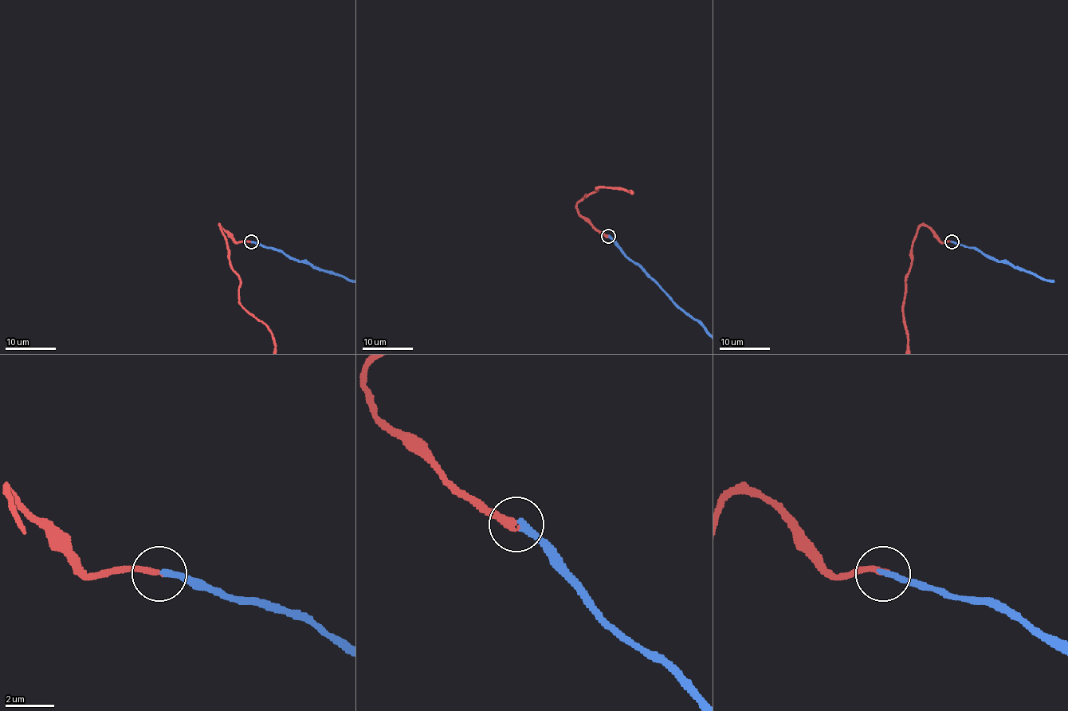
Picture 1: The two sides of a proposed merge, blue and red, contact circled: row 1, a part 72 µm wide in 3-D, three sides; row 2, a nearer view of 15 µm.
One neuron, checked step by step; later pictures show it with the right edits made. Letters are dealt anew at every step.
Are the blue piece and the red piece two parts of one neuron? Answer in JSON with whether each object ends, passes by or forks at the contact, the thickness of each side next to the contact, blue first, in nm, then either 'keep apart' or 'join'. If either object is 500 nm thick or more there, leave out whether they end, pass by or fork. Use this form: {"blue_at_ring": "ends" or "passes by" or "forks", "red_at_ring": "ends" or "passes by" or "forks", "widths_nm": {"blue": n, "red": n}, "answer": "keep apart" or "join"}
{"blue_at_ring": "ends", "red_at_ring": "ends", "widths_nm": {"blue": 260, "red": 280}, "answer": "join"}

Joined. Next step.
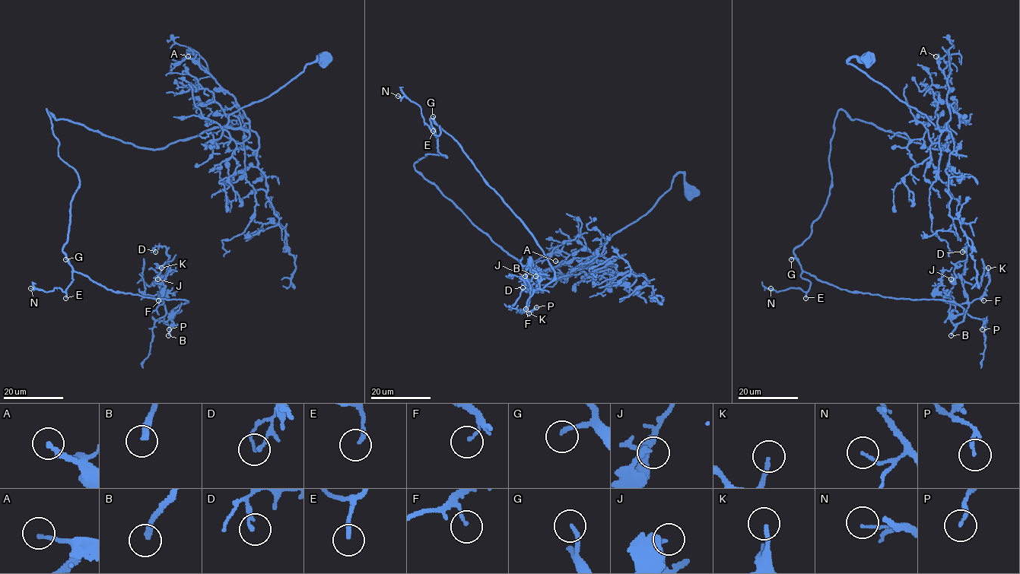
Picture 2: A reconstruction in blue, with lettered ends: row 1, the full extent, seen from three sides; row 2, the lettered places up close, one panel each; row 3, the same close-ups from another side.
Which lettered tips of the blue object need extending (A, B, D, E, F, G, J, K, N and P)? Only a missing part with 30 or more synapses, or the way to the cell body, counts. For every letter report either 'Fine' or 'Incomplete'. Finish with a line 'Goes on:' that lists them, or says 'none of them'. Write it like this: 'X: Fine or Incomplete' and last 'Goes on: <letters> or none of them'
A: Incomplete
B: Incomplete
D: Fine
E: Fine
F: Fine
G: Incomplete
J: Fine
K: Fine
N: Fine
P: Fine
Goes on: A, B, G

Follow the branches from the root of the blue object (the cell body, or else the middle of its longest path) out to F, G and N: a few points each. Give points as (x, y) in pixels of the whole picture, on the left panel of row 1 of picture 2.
F: (324, 58), (158, 149), (46, 109), (80, 181), (66, 258), (186, 301), (158, 300)
G: (324, 58), (230, 113), (224, 126), (158, 149), (57, 119), (46, 109), (58, 155), (80, 181), (65, 259)
N: (324, 58), (224, 126), (158, 149), (46, 109), (80, 181), (62, 248), (73, 280), (65, 292), (30, 288)

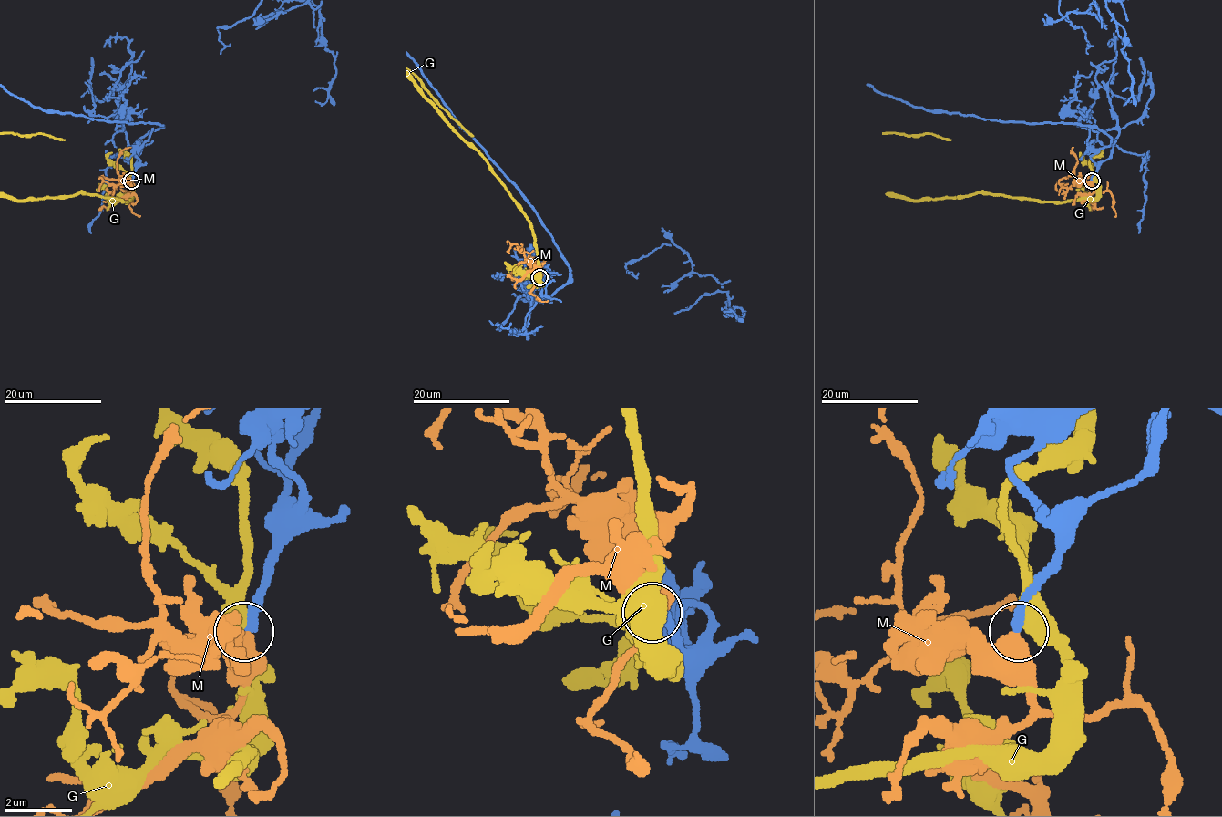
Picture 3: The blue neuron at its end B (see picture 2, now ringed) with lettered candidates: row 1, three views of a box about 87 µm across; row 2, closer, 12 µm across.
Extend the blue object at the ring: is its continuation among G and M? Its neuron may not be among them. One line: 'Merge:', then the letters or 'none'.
Merge: M

